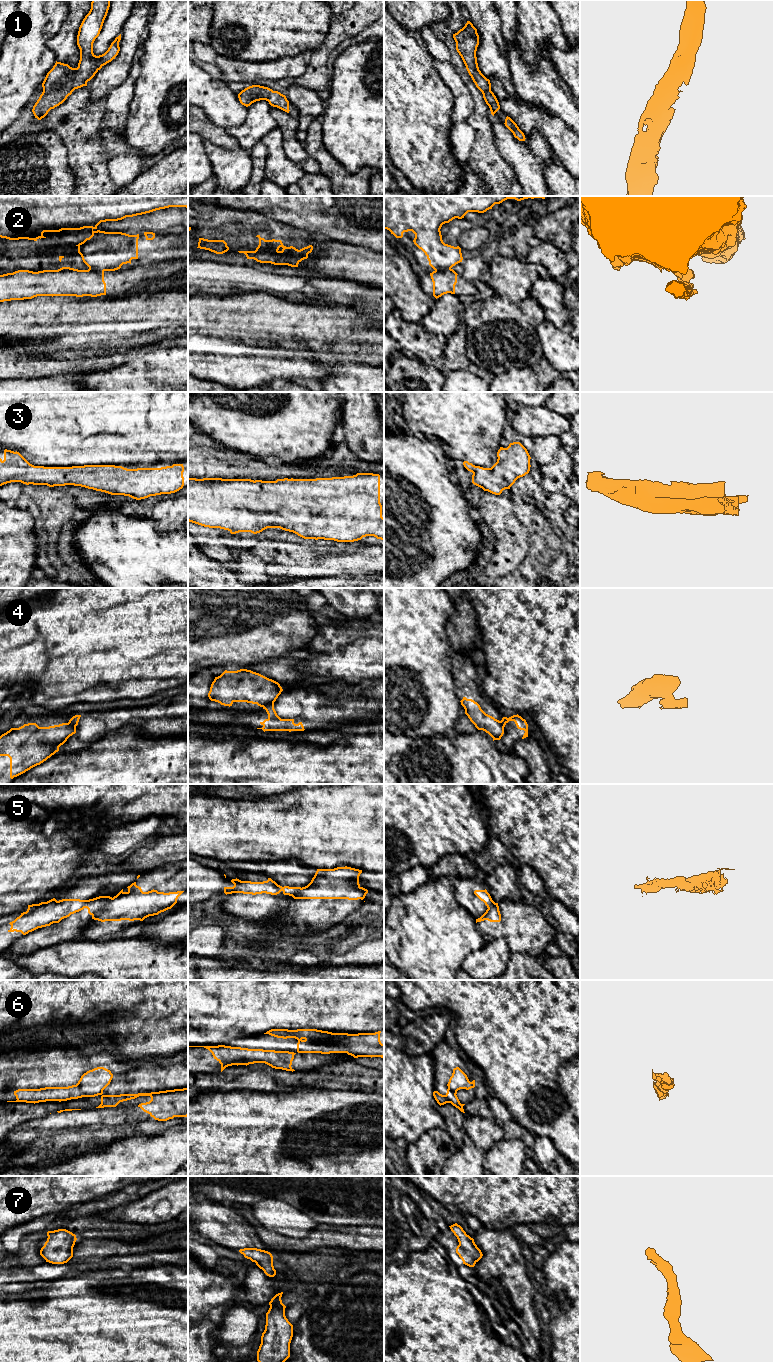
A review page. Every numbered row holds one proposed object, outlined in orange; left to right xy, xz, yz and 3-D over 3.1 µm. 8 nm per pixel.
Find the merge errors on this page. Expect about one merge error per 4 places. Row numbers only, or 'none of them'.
2, 4, 5, 6

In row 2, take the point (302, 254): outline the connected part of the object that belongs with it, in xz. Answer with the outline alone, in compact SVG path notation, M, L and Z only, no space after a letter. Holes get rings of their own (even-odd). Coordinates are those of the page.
M309 245L309 246L307 246L307 247L304 247L304 248L300 249L300 250L296 249L296 248L293 247L293 246L290 246L290 247L289 247L289 250L290 250L290 252L291 252L294 256L296 256L296 257L299 259L299 261L301 262L302 260L308 258L308 254L312 252L313 246L312 246L312 245Z

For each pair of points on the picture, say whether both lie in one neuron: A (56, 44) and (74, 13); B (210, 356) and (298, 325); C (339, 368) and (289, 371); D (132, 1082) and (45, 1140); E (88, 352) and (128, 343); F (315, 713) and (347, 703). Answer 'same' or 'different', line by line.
A: same
B: different
C: different
D: different
E: same
F: same

